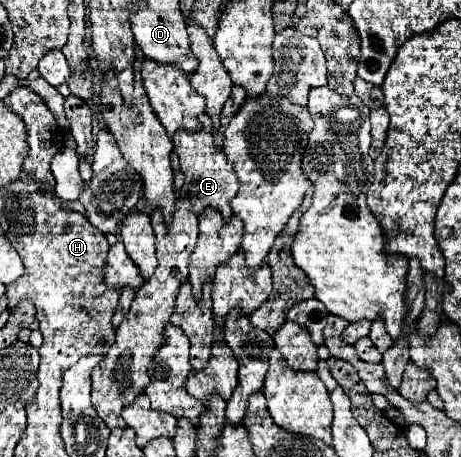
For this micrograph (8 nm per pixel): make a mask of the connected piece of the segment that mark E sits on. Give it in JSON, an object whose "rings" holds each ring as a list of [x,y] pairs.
{"rings":[[[203,128],[201,132],[177,132],[177,136],[173,136],[173,146],[175,146],[175,152],[179,154],[181,172],[185,174],[185,184],[179,190],[179,198],[187,200],[193,206],[193,212],[197,214],[197,218],[203,216],[205,208],[215,208],[225,220],[229,220],[231,216],[229,202],[239,190],[239,180],[231,164],[223,156],[223,152],[215,148],[211,128],[209,130]]]}

